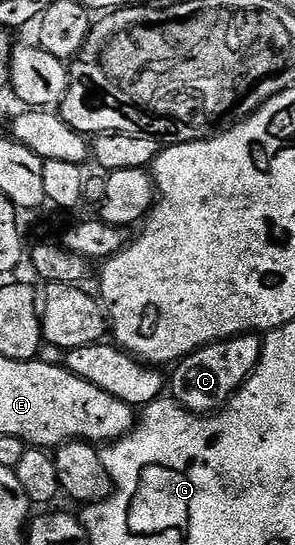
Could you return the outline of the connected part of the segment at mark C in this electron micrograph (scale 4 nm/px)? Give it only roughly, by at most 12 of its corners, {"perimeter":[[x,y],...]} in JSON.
{"perimeter":[[255,334],[211,343],[175,364],[170,395],[215,415],[260,360]]}

